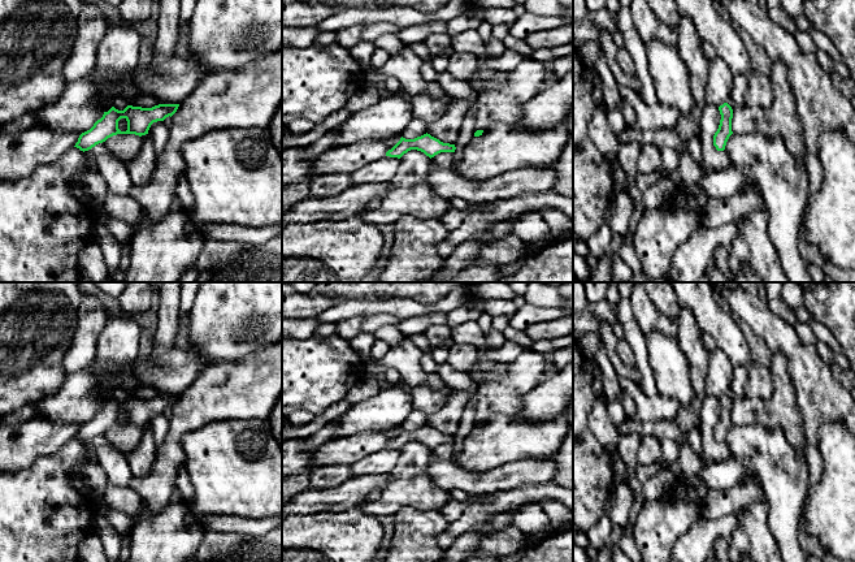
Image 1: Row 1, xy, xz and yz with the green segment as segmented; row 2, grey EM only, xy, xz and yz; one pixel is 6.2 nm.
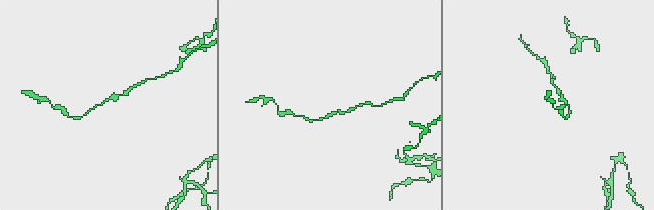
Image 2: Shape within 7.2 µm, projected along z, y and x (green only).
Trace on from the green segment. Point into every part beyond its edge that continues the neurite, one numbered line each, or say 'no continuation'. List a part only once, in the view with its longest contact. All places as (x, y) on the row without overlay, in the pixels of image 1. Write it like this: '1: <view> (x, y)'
no continuation

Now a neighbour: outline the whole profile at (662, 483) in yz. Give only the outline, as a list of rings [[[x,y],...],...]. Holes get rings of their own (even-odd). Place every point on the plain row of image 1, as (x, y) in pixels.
[[[673,468],[661,470],[646,483],[642,484],[642,500],[643,505],[650,501],[663,498],[668,492],[672,490],[677,480],[677,474]]]

